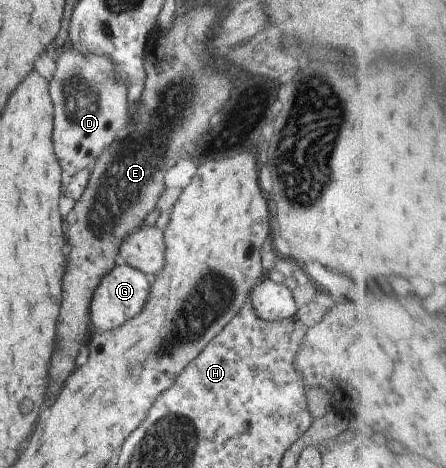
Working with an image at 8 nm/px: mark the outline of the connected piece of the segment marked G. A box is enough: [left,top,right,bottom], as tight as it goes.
[88,262,149,331]

